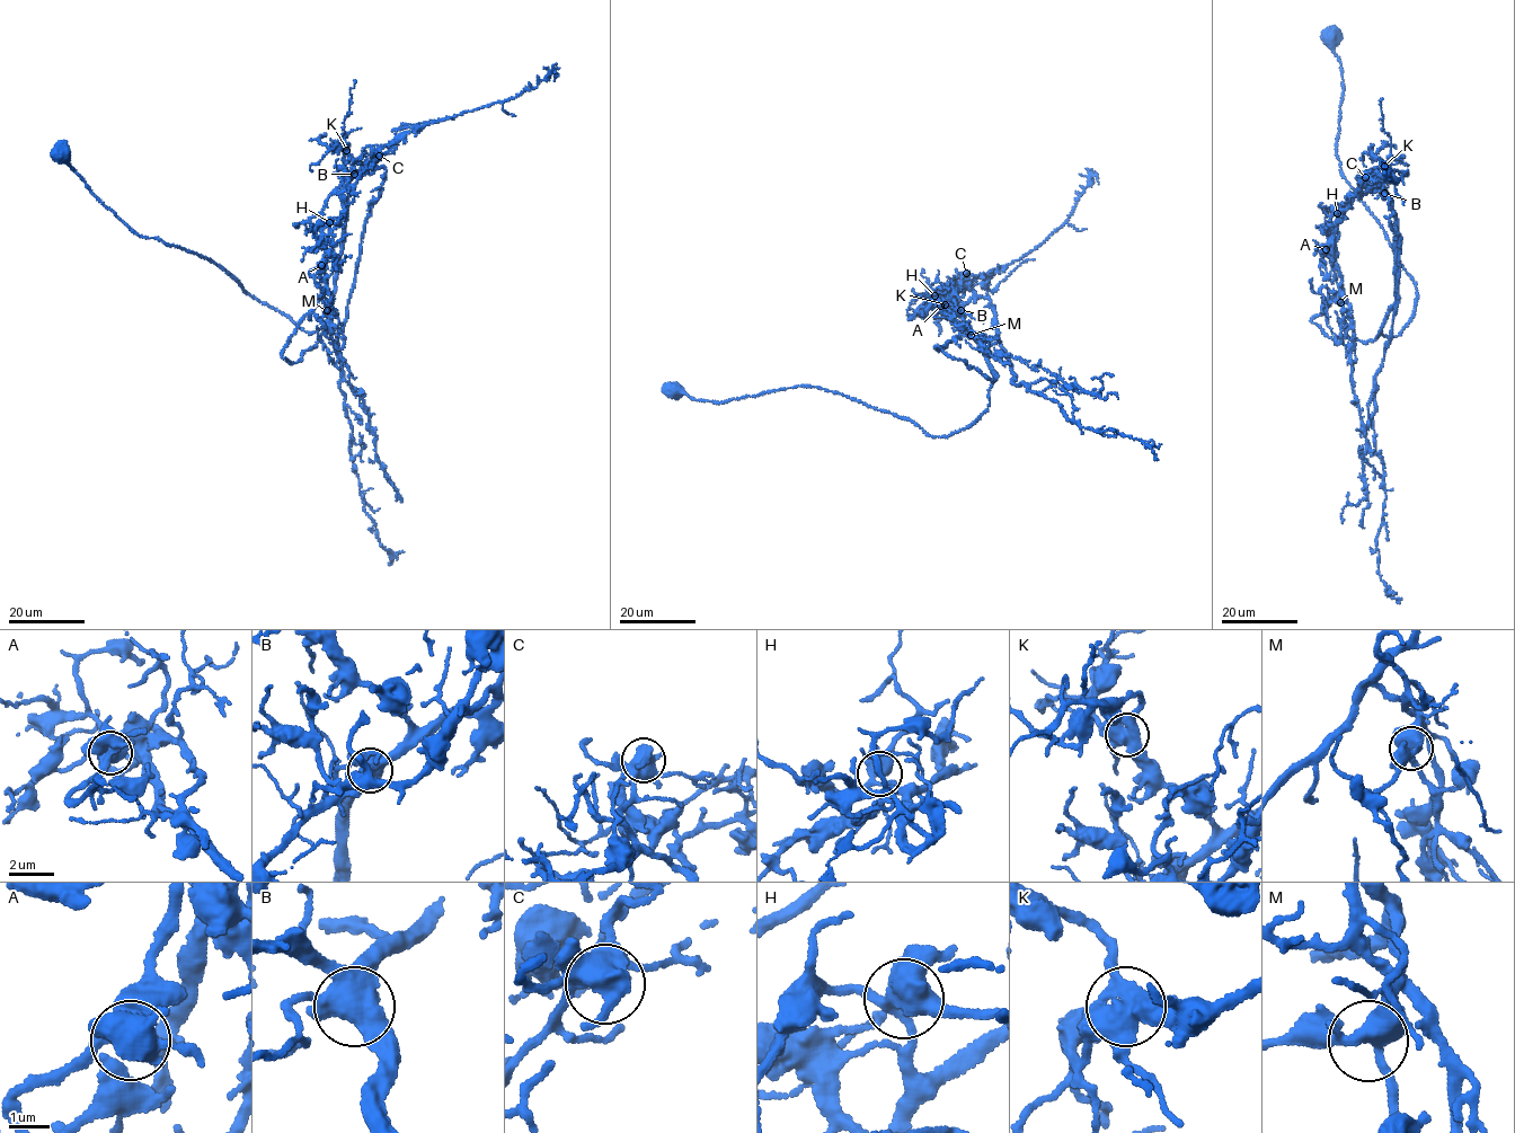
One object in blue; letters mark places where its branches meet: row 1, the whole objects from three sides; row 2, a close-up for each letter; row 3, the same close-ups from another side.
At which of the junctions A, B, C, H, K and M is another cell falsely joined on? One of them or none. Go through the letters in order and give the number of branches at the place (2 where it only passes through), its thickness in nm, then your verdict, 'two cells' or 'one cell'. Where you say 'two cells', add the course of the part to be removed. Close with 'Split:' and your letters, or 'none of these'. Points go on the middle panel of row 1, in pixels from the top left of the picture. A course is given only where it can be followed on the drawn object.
A: 4 branches meet; 460 nm thick; one cell
B: 4 branches meet; 500 nm thick; one cell
C: 4 branches meet; 480 nm thick; one cell
H: 4 branches meet; 440 nm thick; one cell
K: 4 branches meet; 500 nm thick; one cell
M: 4 branches meet; 440 nm thick; one cell
Split: none of these

